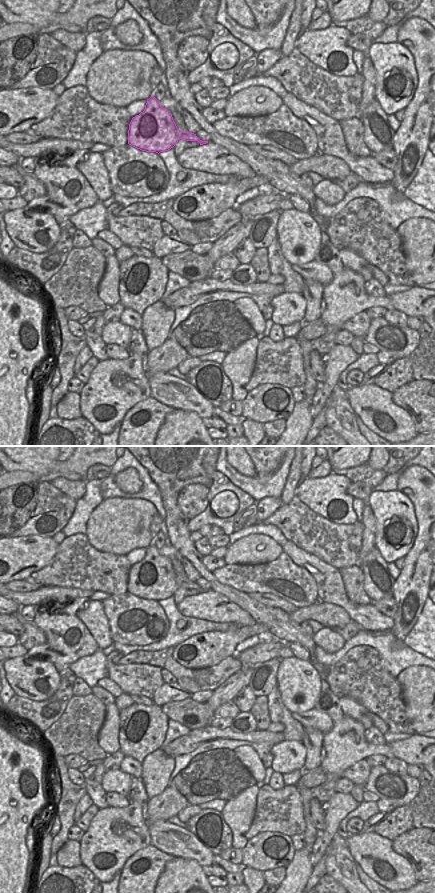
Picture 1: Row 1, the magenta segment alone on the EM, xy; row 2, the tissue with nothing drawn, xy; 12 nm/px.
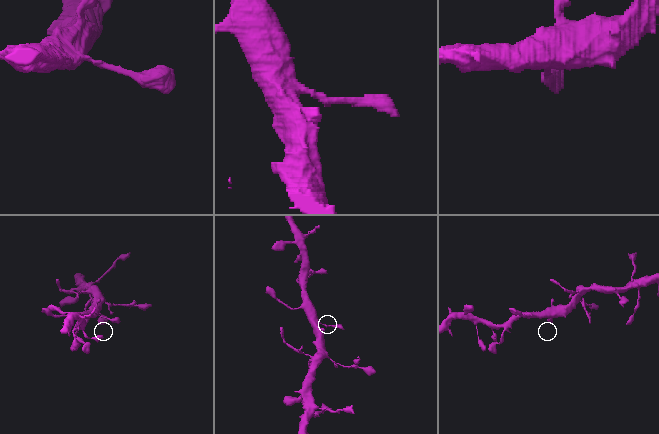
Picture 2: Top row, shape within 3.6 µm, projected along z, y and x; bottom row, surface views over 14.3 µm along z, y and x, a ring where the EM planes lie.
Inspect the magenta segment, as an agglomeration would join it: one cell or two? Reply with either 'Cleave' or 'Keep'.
Keep

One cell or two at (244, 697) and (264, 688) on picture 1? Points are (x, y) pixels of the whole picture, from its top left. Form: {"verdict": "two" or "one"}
{"verdict": "two"}

